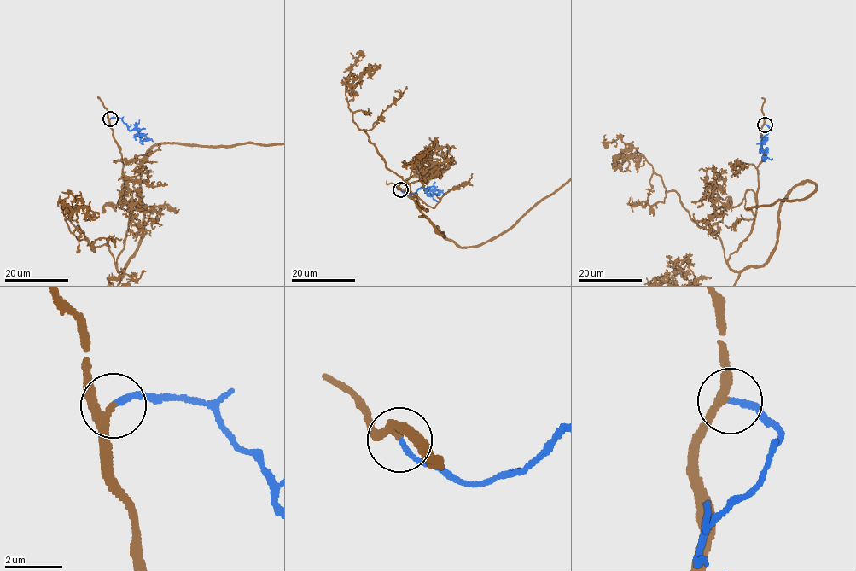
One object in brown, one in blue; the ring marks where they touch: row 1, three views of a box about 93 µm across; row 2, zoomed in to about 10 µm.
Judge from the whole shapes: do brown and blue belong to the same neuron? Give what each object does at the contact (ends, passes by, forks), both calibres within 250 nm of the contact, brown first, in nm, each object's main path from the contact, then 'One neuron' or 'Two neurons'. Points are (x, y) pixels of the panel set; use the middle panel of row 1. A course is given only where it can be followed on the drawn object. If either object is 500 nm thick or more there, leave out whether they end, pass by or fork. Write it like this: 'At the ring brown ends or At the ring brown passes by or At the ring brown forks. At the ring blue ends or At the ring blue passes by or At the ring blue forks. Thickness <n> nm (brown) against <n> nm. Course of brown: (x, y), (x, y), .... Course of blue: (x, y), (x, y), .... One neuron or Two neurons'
At the ring brown passes by. At the ring blue ends. Thickness 240 nm (brown) against 180 nm. Course of blue: (400, 190), (410, 195), (421, 188), (428, 188), (430, 189), (429, 195), (445, 193). One neuron

